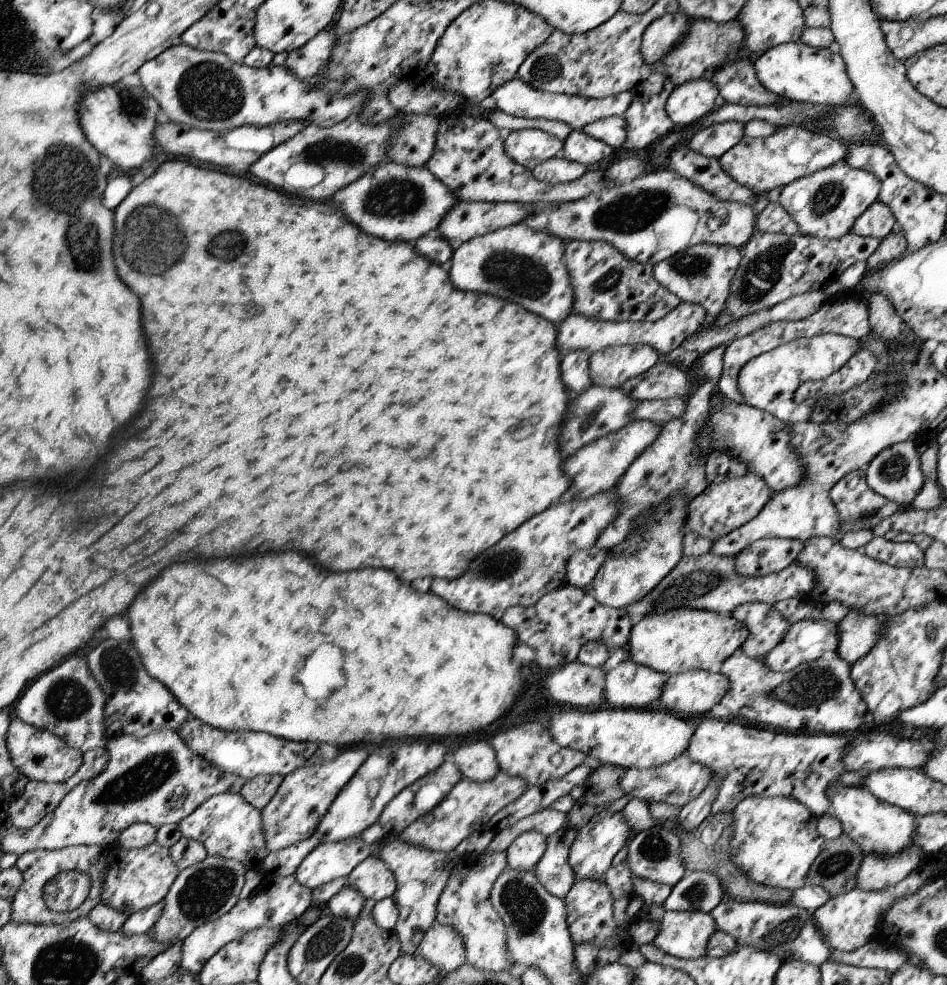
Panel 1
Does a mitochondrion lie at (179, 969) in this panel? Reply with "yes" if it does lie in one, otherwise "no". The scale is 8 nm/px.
no

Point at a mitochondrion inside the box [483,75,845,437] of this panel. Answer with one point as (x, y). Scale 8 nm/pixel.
(633, 213)

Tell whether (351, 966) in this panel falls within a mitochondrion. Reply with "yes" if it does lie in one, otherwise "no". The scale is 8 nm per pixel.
yes

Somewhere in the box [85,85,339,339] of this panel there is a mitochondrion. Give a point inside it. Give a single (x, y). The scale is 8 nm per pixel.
(155, 240)

